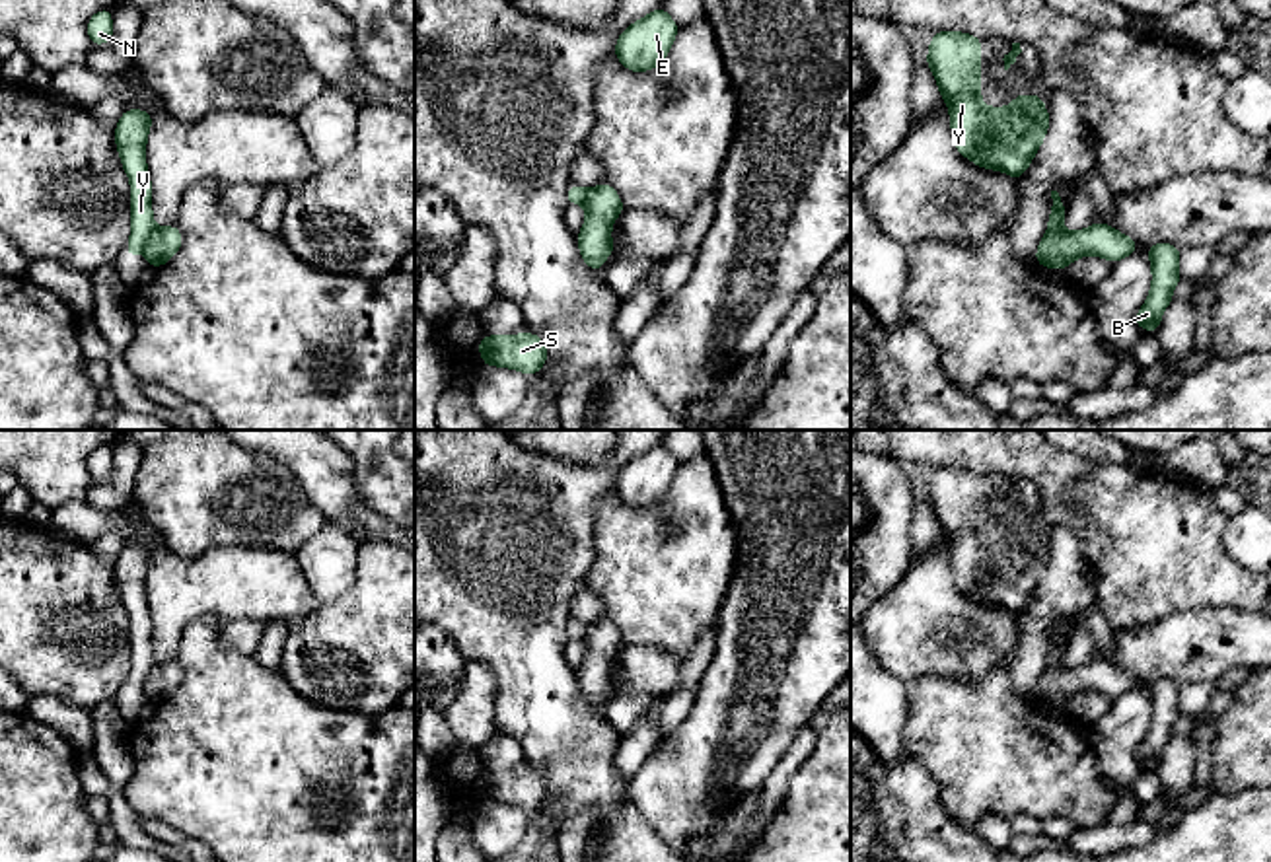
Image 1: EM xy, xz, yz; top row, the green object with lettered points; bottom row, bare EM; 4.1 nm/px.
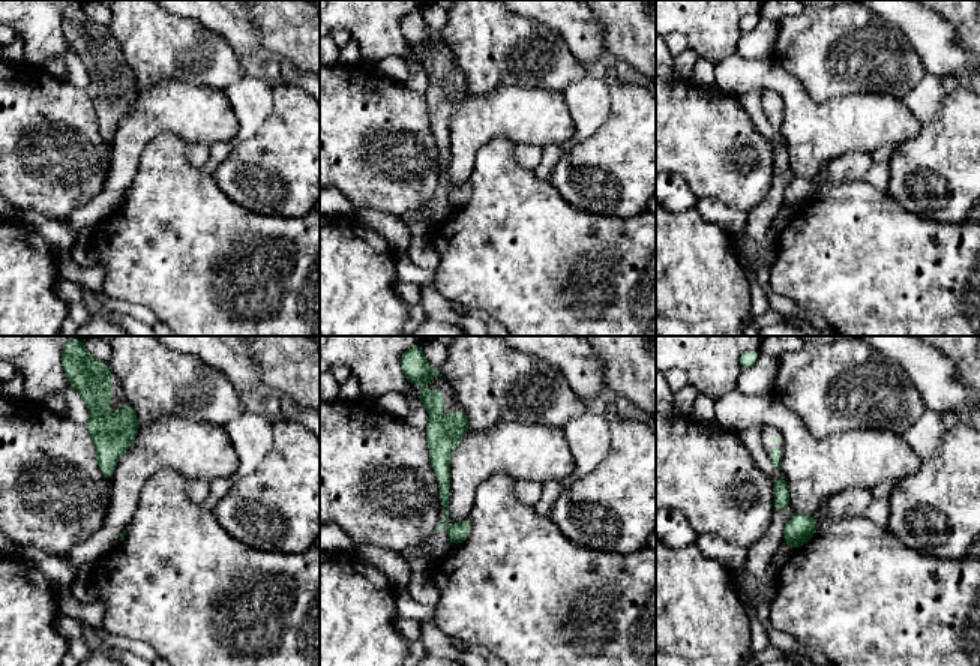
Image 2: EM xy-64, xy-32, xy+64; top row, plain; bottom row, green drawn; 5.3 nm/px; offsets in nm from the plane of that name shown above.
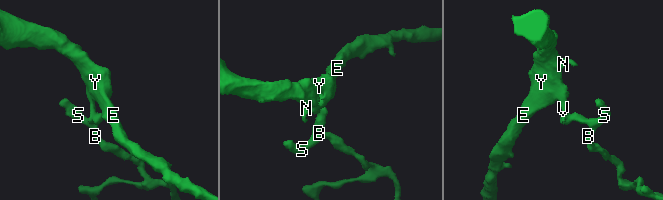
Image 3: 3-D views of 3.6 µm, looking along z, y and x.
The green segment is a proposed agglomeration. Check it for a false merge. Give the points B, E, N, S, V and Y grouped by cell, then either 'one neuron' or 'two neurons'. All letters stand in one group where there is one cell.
B S / E N V Y; two neurons

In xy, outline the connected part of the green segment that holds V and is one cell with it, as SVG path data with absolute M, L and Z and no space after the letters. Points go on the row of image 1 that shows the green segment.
M127 109L115 128L121 165L130 179L130 239L127 257L138 257L154 228L152 183L146 169L146 140L152 126L152 113Z

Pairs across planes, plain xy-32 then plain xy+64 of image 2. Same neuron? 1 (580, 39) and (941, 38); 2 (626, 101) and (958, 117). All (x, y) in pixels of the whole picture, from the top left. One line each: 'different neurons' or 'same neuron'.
1: same neuron
2: same neuron

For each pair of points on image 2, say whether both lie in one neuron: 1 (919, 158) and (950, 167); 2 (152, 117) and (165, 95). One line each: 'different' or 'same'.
1: same
2: same

